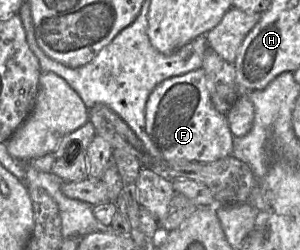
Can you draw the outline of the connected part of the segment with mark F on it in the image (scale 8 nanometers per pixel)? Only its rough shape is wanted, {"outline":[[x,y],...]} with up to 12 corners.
{"outline":[[202,68],[158,84],[145,132],[166,161],[232,155]]}

